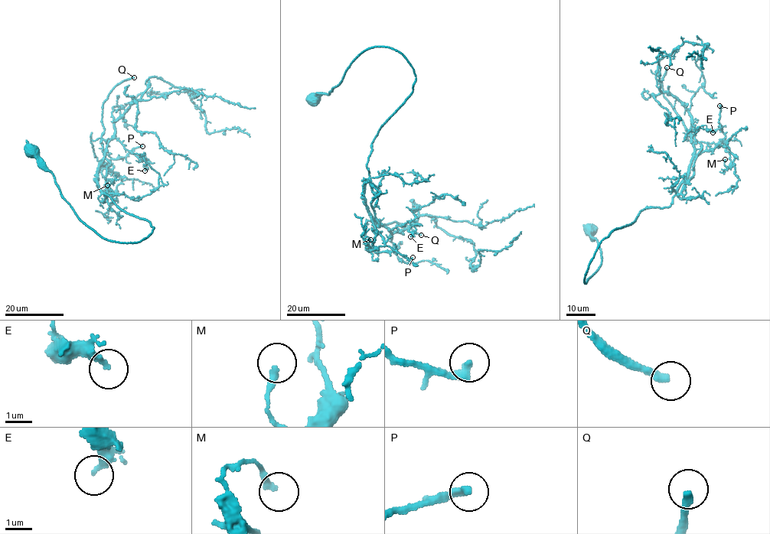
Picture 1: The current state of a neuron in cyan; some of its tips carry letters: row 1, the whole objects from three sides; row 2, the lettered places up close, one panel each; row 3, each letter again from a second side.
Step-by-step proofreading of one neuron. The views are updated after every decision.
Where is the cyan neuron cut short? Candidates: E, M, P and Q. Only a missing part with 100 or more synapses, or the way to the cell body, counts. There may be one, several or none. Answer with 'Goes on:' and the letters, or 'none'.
Goes on: Q

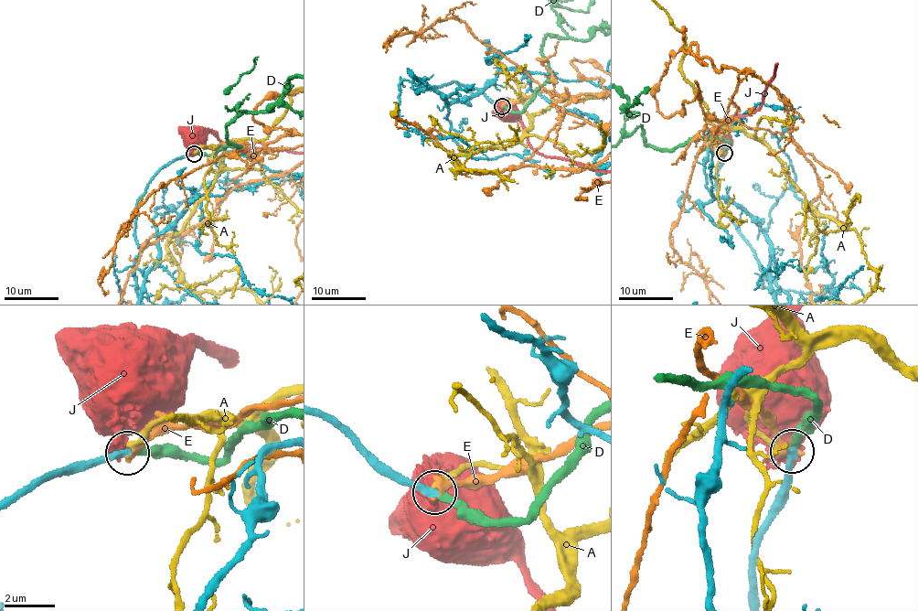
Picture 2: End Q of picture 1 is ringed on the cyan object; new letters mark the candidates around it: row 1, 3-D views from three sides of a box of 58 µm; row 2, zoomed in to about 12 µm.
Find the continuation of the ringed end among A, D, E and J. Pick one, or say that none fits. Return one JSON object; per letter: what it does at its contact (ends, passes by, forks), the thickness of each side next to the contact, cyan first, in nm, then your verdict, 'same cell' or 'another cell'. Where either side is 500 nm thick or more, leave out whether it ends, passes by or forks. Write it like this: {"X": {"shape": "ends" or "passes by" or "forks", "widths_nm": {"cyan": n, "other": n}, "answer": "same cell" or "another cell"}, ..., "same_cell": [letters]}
{"A": {"shape": "ends", "widths_nm": {"cyan": 280, "other": 180}, "answer": "another cell"}, "D": {"shape": "ends", "widths_nm": {"cyan": 280, "other": 240}, "answer": "same cell"}, "E": {"shape": "ends", "widths_nm": {"cyan": 280, "other": 360}, "answer": "another cell"}, "J": {"widths_nm": {"cyan": 320, "other": 550}, "answer": "another cell"}, "same_cell": ["D"]}

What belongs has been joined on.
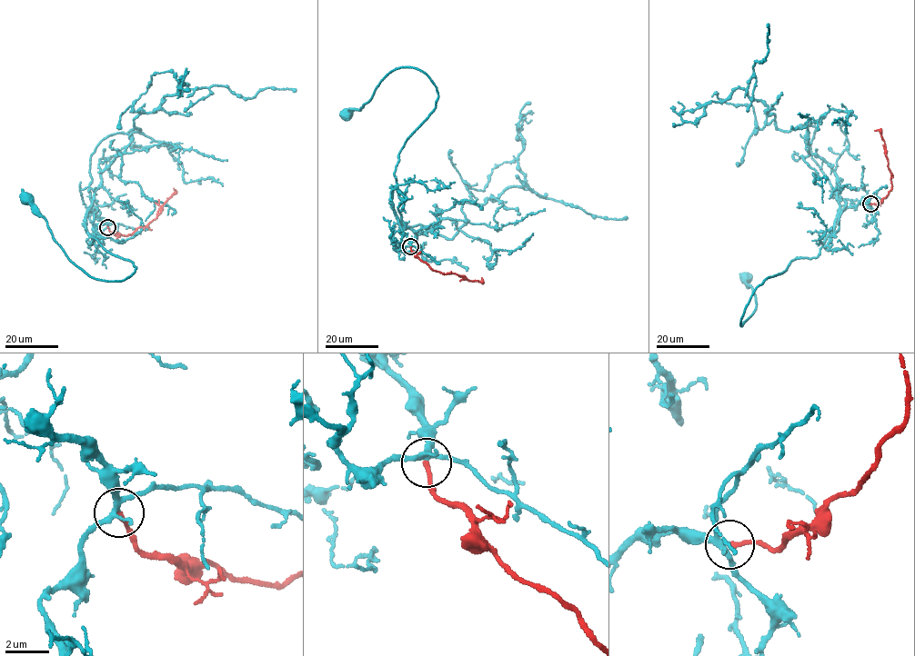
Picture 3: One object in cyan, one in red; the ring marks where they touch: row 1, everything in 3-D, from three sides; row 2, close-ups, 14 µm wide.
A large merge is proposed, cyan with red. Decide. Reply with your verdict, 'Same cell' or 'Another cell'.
Same cell

